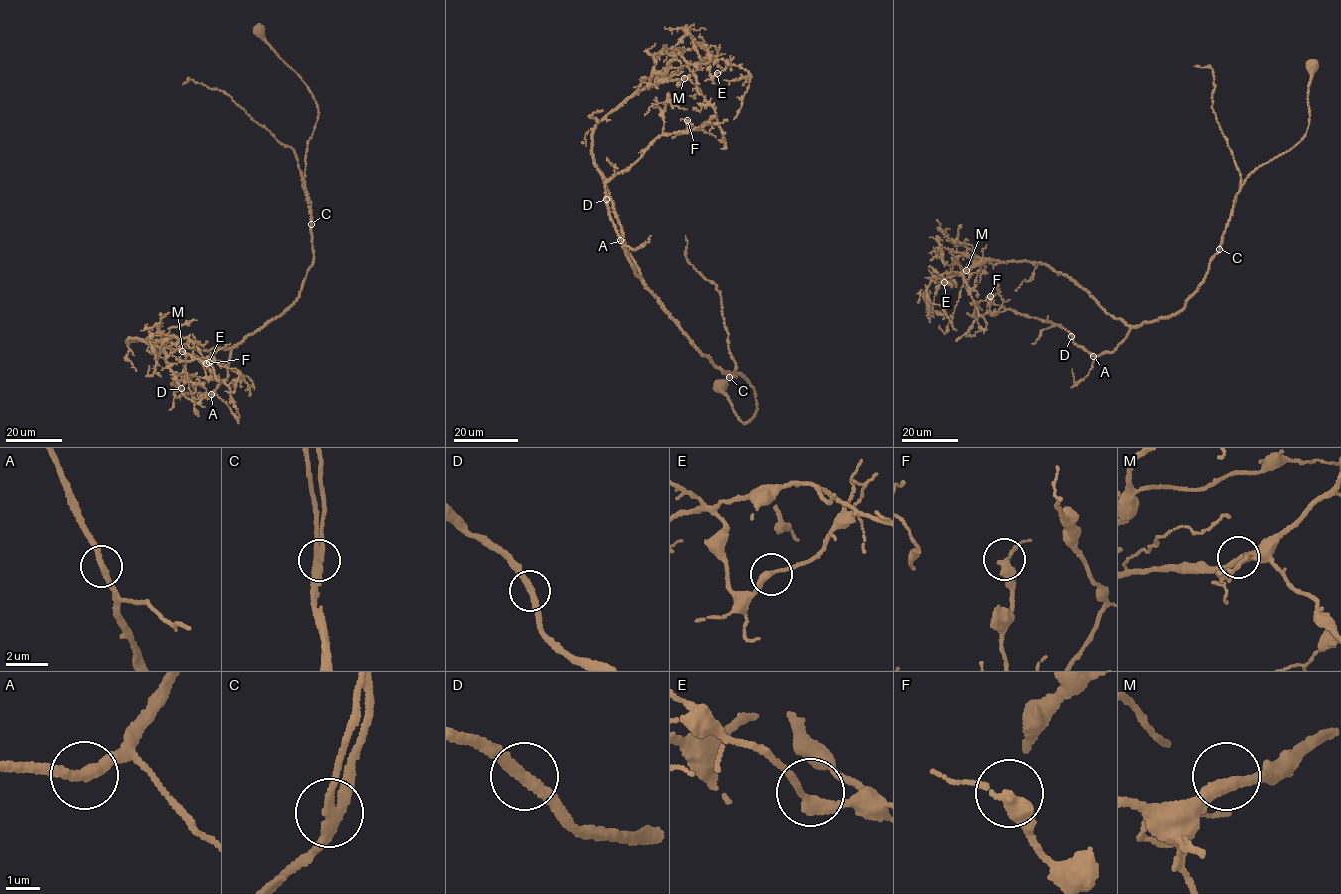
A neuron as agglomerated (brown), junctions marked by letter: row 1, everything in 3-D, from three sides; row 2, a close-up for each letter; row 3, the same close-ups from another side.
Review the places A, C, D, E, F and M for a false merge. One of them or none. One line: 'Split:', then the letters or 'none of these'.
Split: none of these

